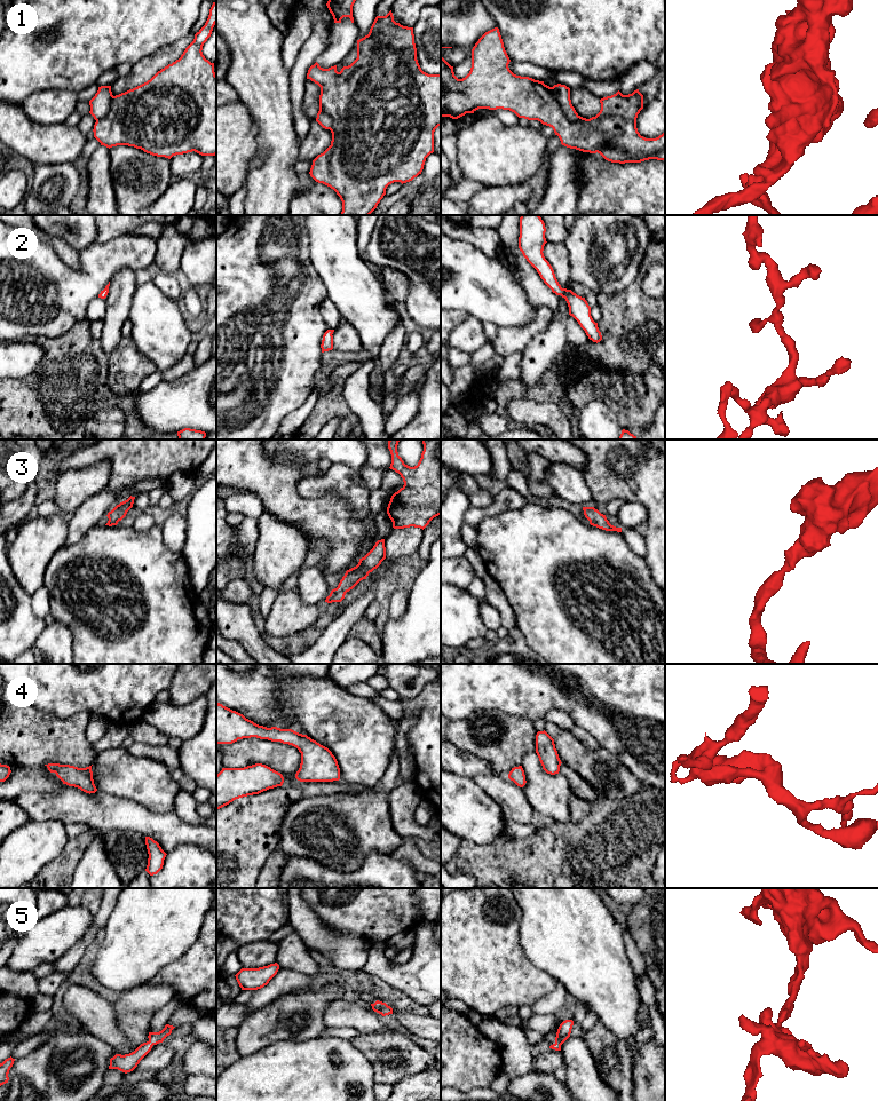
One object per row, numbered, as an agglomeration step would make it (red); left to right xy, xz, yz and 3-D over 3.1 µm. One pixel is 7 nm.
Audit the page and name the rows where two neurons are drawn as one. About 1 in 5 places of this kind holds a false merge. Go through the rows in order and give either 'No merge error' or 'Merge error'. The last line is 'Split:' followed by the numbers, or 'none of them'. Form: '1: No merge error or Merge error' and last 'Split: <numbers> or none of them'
1: Merge error
2: No merge error
3: No merge error
4: No merge error
5: No merge error
Split: 1

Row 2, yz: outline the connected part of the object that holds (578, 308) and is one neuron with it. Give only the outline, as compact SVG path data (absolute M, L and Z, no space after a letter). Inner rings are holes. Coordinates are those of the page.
M521 215L519 248L552 292L565 299L569 315L578 322L588 339L598 343L602 340L602 335L598 323L591 316L591 307L587 301L571 290L561 287L552 266L544 256L543 251L547 243L545 232L545 223L539 215Z

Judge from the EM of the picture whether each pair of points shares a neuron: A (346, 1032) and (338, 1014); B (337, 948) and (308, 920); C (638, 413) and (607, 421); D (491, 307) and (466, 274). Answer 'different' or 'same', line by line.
A: different
B: same
C: different
D: same

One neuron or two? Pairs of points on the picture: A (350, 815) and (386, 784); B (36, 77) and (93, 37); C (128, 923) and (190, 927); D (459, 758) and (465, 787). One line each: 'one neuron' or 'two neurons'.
A: one neuron
B: one neuron
C: one neuron
D: two neurons

